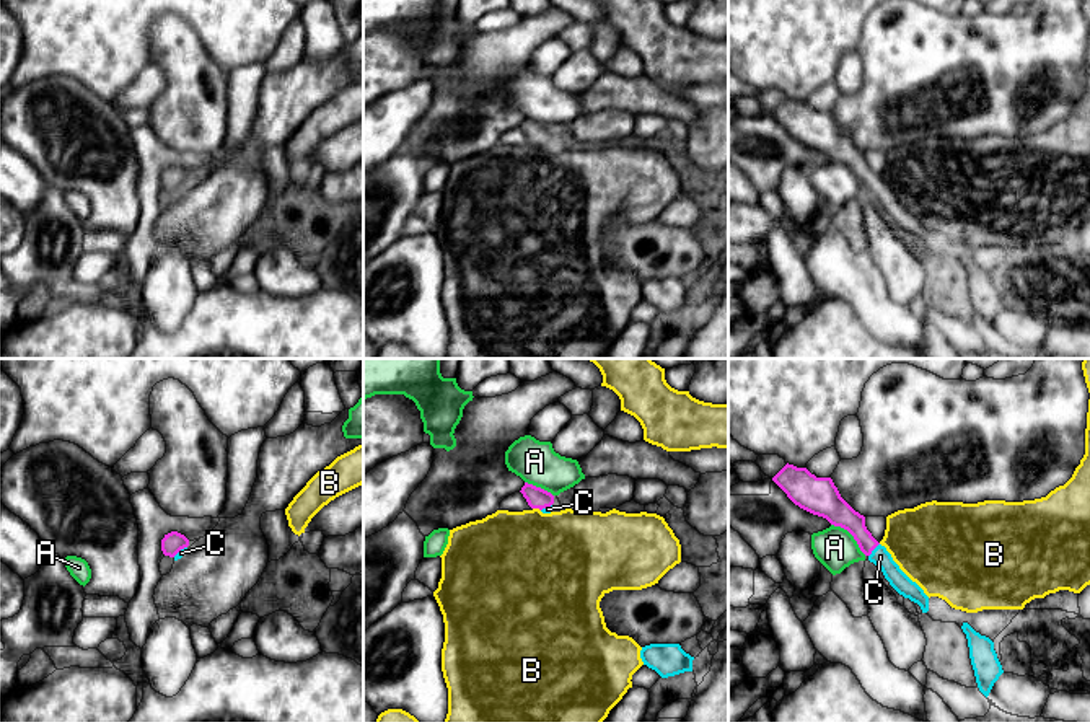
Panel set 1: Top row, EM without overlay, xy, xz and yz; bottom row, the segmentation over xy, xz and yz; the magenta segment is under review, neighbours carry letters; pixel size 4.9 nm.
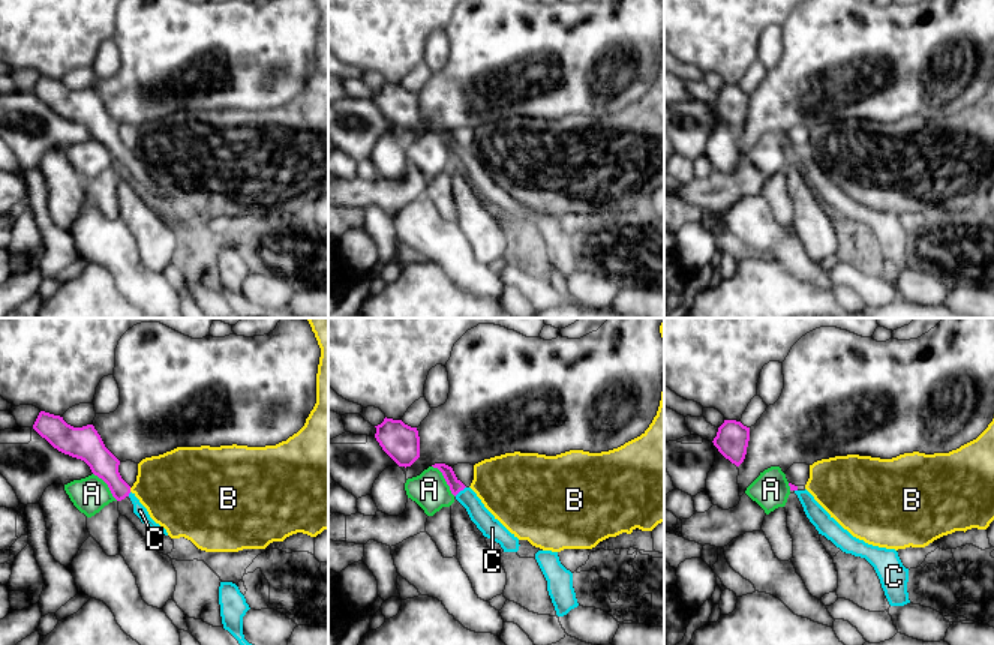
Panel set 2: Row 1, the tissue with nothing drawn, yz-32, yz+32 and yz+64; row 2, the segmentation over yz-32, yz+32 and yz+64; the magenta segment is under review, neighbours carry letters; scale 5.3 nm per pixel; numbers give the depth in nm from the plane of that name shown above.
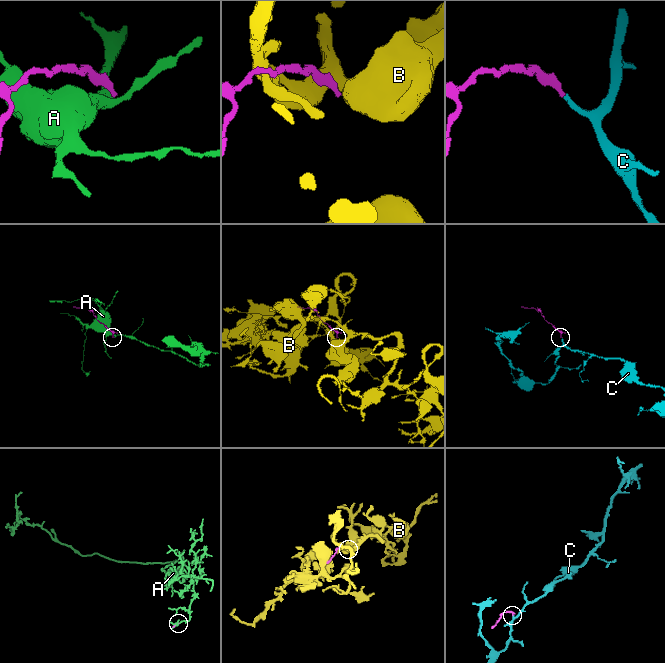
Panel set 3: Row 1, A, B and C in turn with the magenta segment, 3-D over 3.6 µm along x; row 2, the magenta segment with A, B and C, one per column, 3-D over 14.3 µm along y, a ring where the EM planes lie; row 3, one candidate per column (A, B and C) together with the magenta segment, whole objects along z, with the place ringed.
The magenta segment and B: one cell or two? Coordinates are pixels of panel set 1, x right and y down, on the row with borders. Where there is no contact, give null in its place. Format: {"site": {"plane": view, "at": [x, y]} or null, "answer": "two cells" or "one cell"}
{"site": {"plane": "xz", "at": [536, 507]}, "answer": "two cells"}

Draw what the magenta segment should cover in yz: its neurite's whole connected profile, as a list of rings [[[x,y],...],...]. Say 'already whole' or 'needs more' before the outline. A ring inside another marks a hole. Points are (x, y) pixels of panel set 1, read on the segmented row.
needs more | [[[785,464],[772,481],[800,508],[826,518],[831,525],[847,530],[870,562],[878,566],[890,585],[904,598],[929,611],[929,597],[893,561],[865,526],[865,517],[855,512],[839,494],[831,478],[816,478],[807,468]]]

